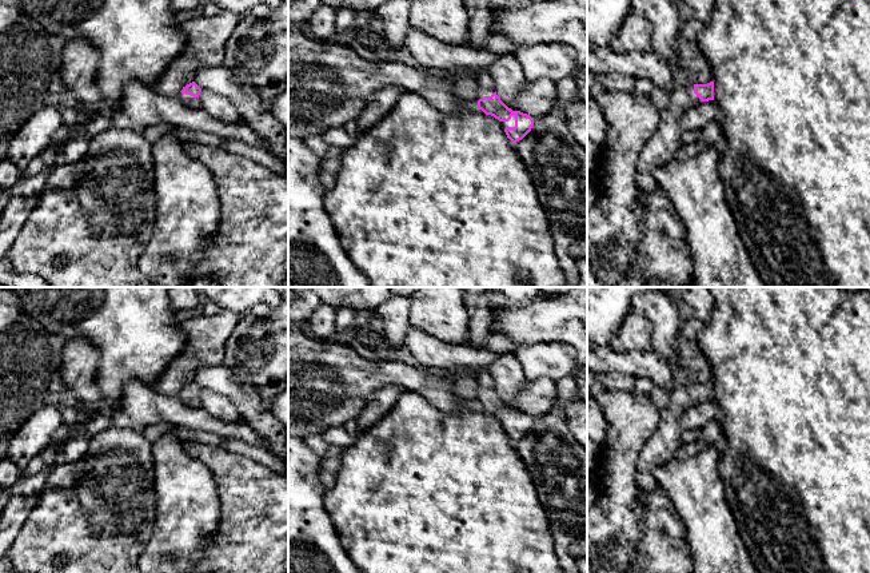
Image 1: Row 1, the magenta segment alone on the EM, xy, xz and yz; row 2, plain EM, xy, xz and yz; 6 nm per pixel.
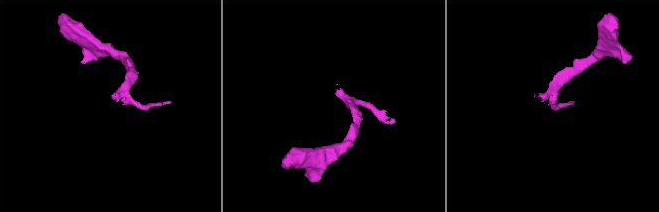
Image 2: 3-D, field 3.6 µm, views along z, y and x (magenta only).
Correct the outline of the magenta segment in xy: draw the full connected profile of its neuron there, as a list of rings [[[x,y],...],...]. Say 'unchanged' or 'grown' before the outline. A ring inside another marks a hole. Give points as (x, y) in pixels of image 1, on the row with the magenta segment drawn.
grown; [[[189,83],[185,87],[183,87],[183,89],[180,91],[180,93],[177,95],[177,98],[187,106],[191,108],[195,108],[196,104],[199,103],[199,95],[201,92],[201,88],[195,83]]]

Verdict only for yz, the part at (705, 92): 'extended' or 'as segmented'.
extended

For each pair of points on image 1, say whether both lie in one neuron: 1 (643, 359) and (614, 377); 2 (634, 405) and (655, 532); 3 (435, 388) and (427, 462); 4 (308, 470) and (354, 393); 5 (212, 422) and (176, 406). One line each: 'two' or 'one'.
1: two
2: one
3: two
4: two
5: one

